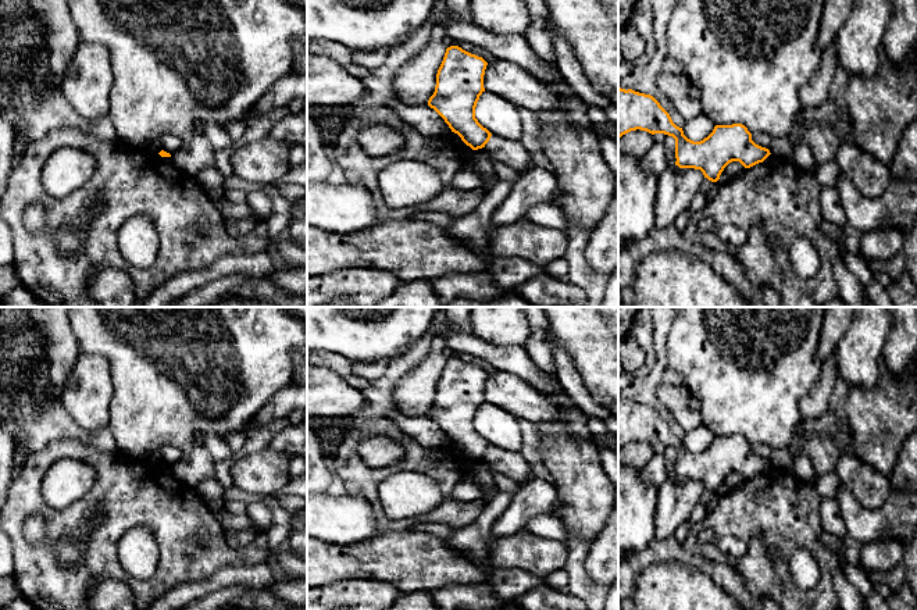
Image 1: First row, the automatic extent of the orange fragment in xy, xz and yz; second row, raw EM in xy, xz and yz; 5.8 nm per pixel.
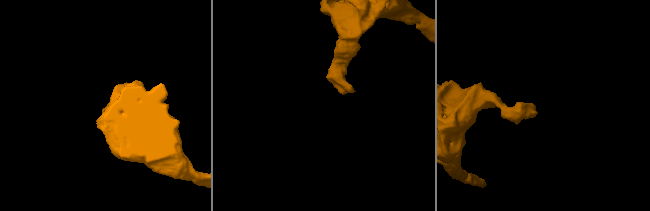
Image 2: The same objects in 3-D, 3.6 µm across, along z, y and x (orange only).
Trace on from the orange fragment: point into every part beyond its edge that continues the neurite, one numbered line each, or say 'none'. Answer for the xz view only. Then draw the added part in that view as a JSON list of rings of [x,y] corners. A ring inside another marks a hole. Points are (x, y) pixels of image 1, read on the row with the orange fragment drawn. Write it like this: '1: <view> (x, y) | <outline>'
none

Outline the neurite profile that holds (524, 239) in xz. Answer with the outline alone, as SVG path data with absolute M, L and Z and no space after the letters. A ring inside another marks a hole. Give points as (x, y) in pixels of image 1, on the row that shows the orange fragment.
M527 217L510 225L492 225L489 233L490 256L497 258L524 258L536 265L567 256L567 232L543 228Z

